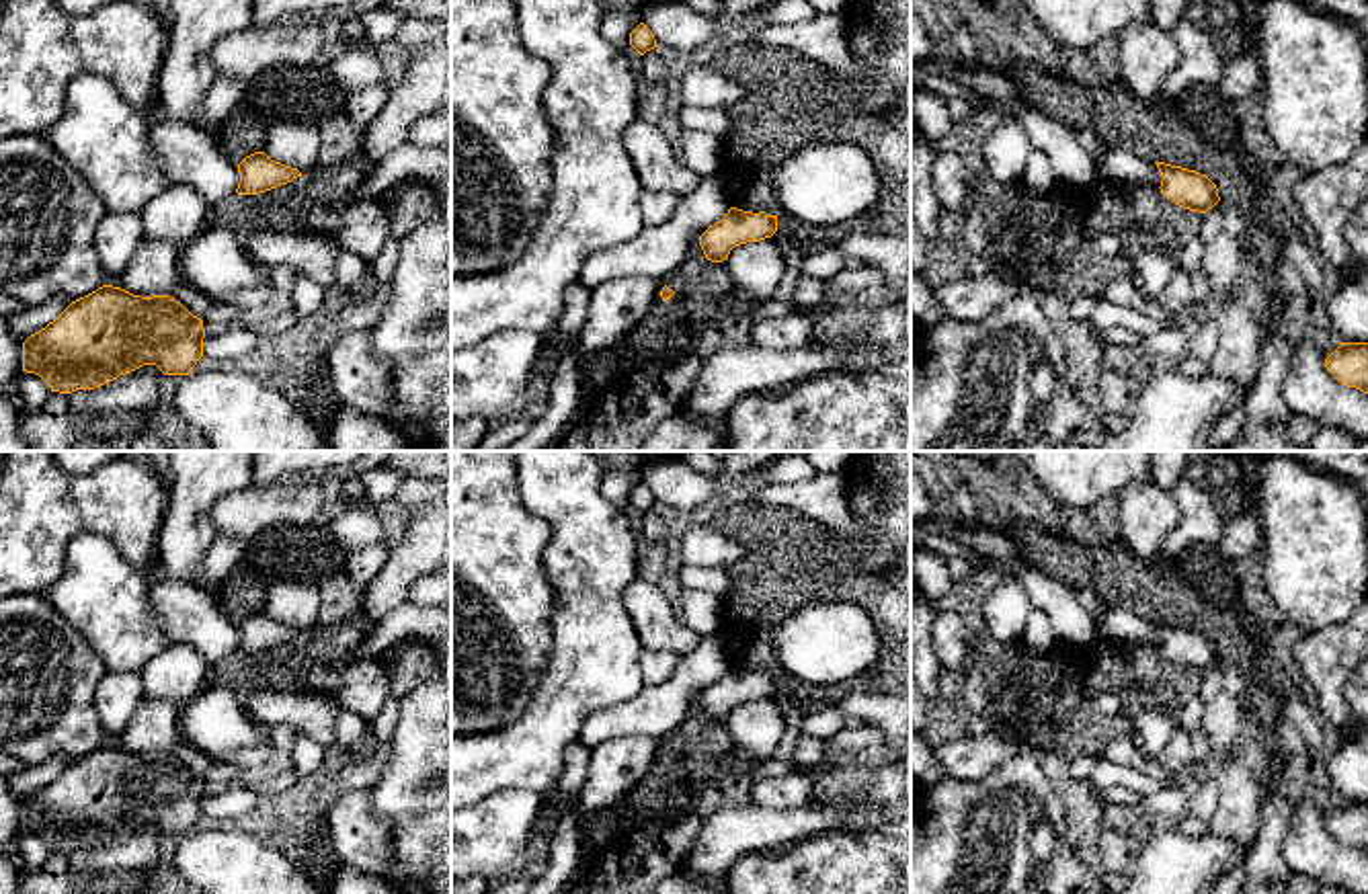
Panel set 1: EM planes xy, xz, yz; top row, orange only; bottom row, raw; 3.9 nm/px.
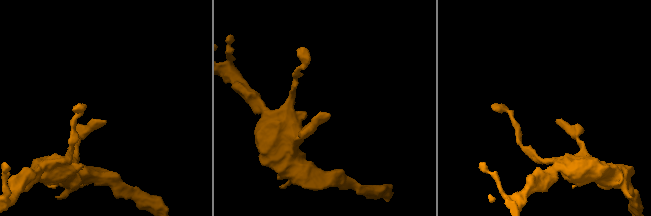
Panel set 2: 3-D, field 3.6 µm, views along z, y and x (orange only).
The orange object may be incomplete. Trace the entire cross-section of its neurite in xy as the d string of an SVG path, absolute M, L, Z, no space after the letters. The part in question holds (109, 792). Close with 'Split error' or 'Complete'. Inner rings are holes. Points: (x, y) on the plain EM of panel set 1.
M103 744L23 802L23 830L39 835L59 853L100 847L144 824L156 824L164 835L189 835L203 816L203 798L203 779L174 757L142 757Z. Complete

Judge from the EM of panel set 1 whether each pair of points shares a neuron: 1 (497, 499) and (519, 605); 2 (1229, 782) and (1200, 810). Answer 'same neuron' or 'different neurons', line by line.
1: same neuron
2: different neurons

